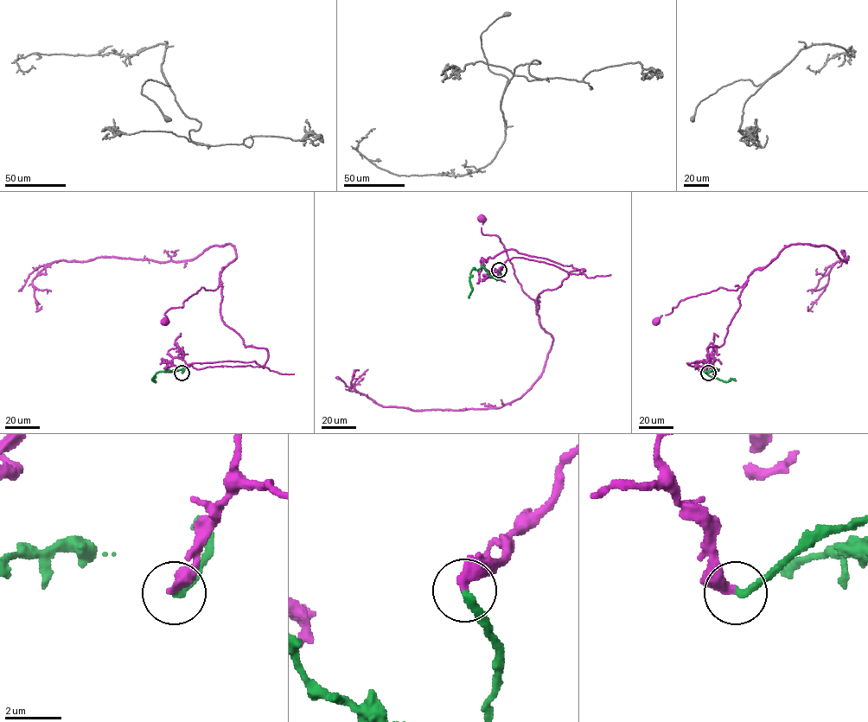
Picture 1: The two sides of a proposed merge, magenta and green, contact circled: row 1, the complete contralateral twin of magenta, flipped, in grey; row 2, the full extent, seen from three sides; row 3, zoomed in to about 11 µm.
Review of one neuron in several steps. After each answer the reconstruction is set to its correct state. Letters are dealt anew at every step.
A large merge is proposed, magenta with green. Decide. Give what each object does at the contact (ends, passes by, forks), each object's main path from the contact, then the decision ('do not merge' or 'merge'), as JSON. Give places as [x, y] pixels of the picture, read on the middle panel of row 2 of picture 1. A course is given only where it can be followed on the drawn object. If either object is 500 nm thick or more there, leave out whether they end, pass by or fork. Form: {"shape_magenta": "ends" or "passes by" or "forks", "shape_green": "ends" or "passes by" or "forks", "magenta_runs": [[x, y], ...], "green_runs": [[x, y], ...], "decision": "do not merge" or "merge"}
{"shape_magenta": "ends", "shape_green": "ends", "magenta_runs": [[499, 270], [513, 258], [570, 274], [584, 270], [539, 293], [537, 309], [501, 239], [481, 233], [482, 219]], "green_runs": [[499, 270], [501, 275], [497, 279], [492, 277], [482, 267], [473, 269], [469, 298]], "decision": "merge"}

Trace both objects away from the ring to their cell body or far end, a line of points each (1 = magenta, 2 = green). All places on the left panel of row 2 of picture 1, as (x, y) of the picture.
1: (181, 373), (191, 365), (261, 367), (268, 352), (246, 347), (225, 323), (220, 281), (170, 308), (166, 321)
2: (181, 373), (183, 368), (160, 371), (153, 376), (155, 382), (151, 380)

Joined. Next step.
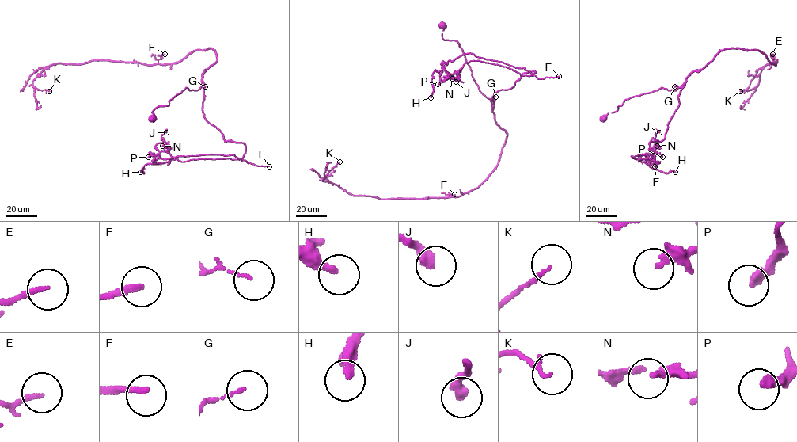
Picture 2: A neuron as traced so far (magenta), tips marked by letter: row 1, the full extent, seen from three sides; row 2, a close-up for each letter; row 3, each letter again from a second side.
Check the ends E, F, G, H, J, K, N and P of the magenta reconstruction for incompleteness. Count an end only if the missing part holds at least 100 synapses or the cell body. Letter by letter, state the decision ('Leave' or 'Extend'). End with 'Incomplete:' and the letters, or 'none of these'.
E: Leave
F: Extend
G: Leave
H: Leave
J: Leave
K: Leave
N: Leave
P: Leave
Incomplete: F

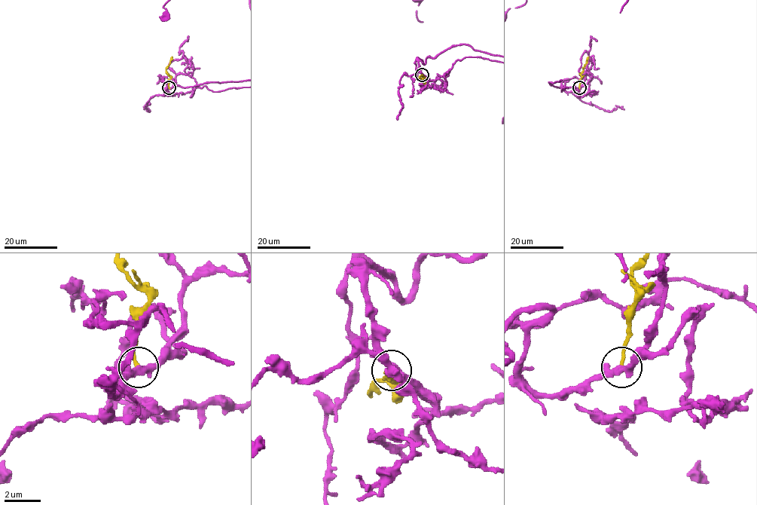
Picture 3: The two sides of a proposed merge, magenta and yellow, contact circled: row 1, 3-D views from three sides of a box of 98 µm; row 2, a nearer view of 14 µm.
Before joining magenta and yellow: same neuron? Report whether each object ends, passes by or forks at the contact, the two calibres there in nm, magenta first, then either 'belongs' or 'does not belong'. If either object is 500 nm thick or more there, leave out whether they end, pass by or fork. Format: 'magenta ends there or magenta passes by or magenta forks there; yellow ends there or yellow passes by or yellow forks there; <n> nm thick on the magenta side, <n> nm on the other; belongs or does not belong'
magenta passes by; yellow ends there; 400 nm thick on the magenta side, 180 nm on the other; does not belong

